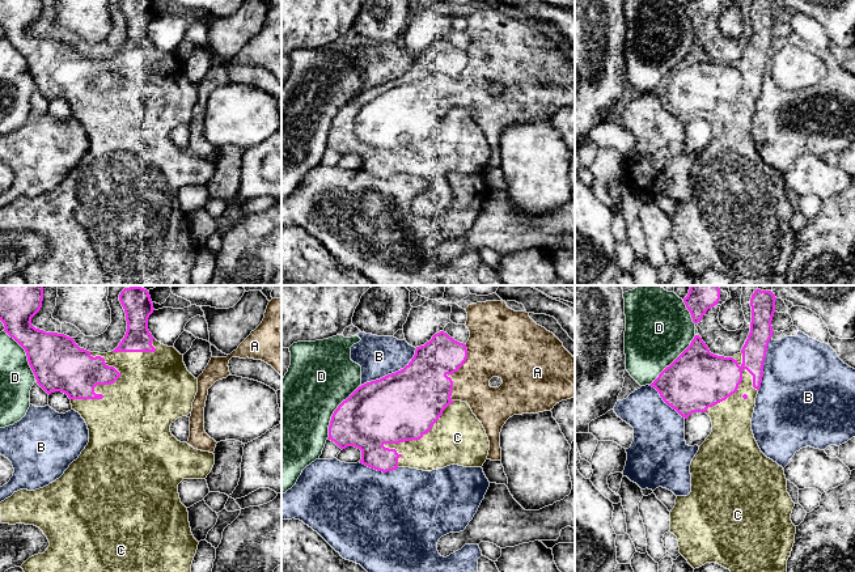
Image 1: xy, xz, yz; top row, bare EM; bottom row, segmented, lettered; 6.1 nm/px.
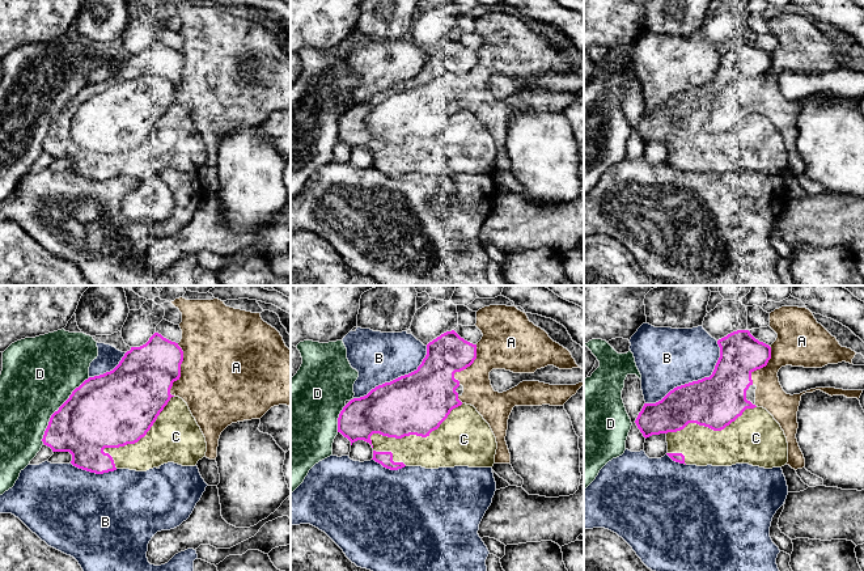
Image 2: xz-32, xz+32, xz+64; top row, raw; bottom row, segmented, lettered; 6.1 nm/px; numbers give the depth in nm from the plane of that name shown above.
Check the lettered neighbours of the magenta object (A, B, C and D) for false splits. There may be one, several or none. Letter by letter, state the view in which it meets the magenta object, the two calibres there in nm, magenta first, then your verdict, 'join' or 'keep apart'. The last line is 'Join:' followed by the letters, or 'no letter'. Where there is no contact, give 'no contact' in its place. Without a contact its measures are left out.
A: xz | 360/280 nm | keep apart
B: xz | 420/260 nm | keep apart
C: xz | 420/280 nm | join
D: xz | 380/440 nm | keep apart
Join: C

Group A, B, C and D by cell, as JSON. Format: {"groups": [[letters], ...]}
{"groups": [["A"], ["B"], ["C"], ["D"]]}

